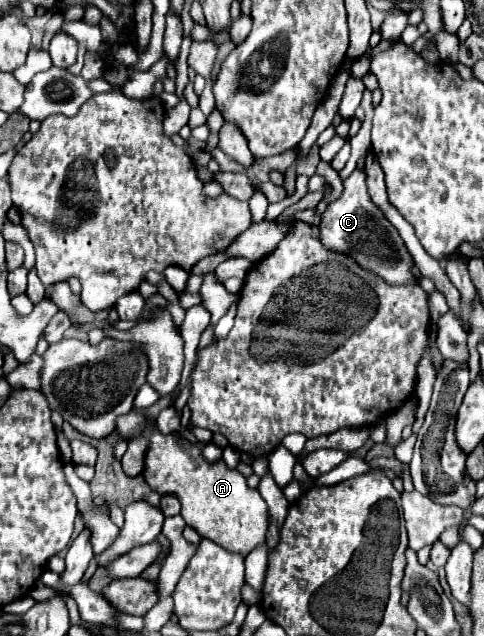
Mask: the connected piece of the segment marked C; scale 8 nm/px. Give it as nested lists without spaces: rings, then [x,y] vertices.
[[[354,170],[344,180],[344,192],[340,200],[330,204],[324,212],[324,222],[320,226],[322,244],[328,250],[342,252],[352,256],[362,268],[372,270],[374,274],[382,276],[388,284],[406,284],[408,280],[414,280],[410,266],[412,256],[408,254],[398,230],[382,216],[378,206],[370,202],[370,196],[366,192],[366,174],[364,170]]]

